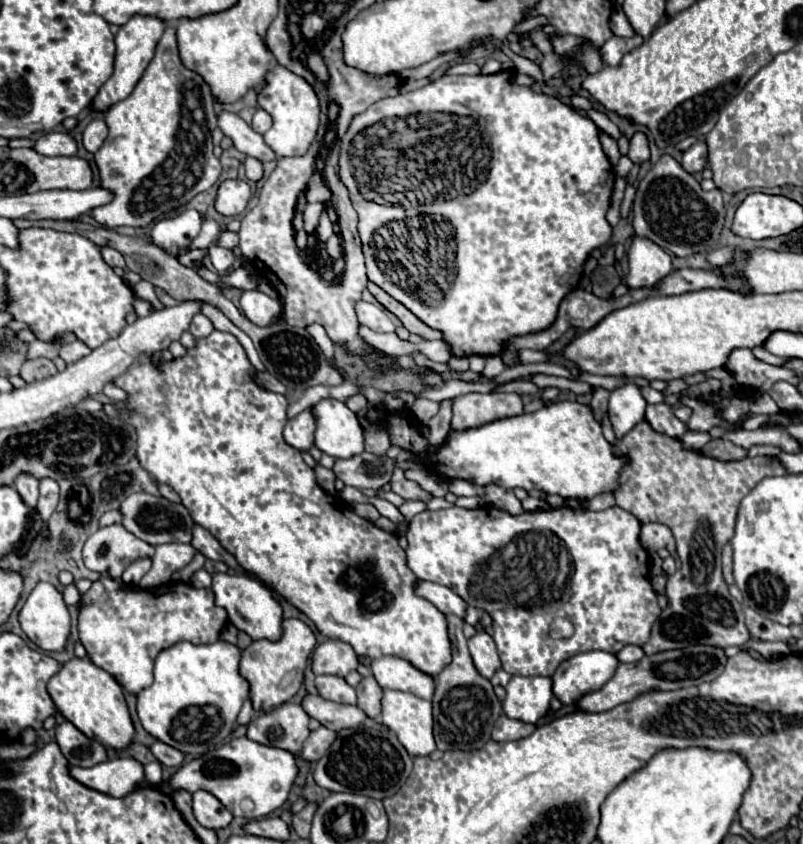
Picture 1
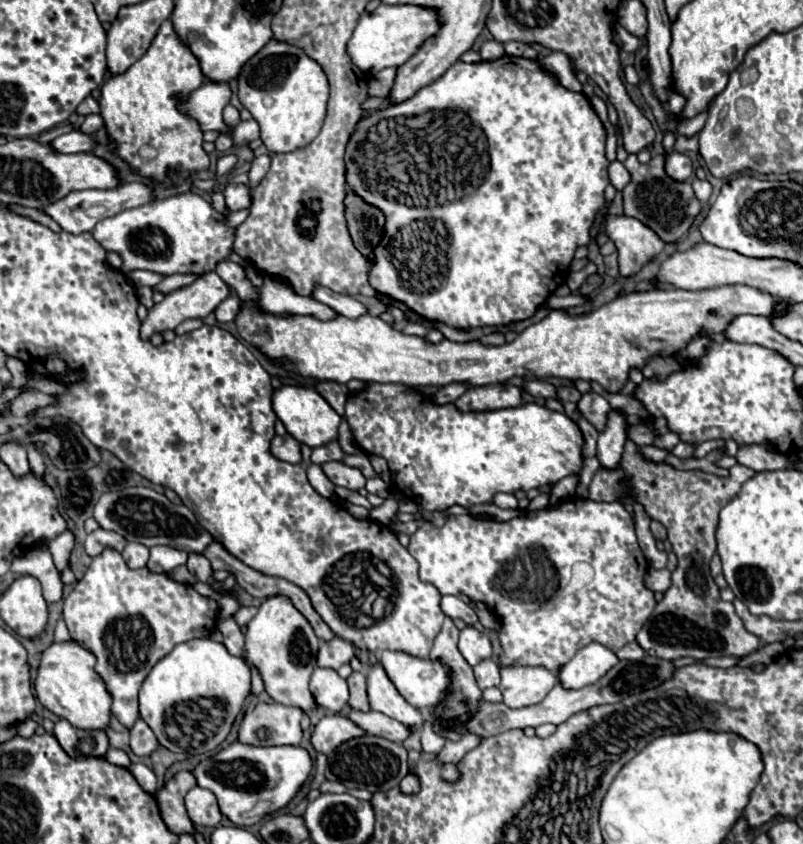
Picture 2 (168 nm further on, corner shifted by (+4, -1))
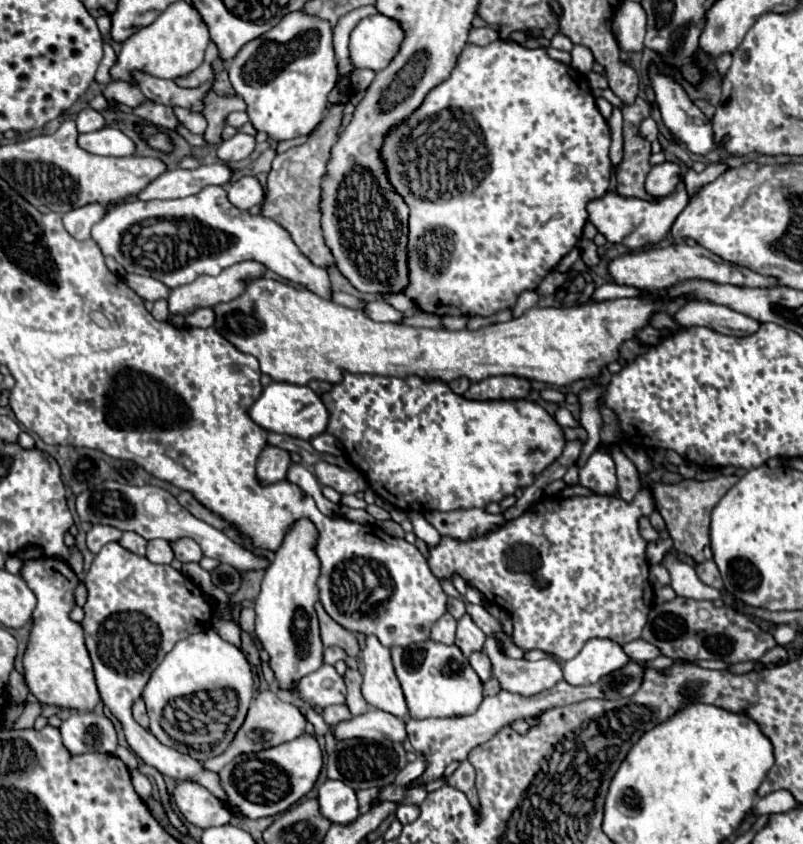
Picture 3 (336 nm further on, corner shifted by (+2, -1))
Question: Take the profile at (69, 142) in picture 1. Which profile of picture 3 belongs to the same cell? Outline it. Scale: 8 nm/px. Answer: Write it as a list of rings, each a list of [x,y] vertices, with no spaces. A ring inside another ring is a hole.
[[[104,127],[94,133],[84,133],[78,137],[78,145],[94,155],[110,157],[130,157],[136,151],[136,143],[116,127]]]

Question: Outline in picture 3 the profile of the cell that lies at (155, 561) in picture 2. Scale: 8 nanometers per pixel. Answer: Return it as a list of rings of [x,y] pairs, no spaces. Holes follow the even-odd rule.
[[[152,539],[146,545],[146,559],[162,565],[162,563],[170,563],[174,559],[174,553],[164,539]]]

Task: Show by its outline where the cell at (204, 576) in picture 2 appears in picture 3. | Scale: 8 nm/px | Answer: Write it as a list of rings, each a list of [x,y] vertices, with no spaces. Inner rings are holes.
[[[178,539],[178,543],[170,543],[170,547],[174,547],[174,557],[182,563],[198,563],[202,559],[202,551],[198,543],[194,543],[194,539]]]

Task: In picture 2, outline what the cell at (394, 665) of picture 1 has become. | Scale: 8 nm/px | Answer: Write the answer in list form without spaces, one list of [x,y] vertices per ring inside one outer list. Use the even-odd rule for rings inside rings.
[[[380,651],[378,661],[384,667],[388,679],[398,689],[398,693],[410,705],[420,707],[420,709],[434,709],[444,699],[446,687],[450,685],[450,677],[448,677],[448,671],[438,661],[418,659],[418,657],[412,657],[408,653],[400,653],[400,651]]]

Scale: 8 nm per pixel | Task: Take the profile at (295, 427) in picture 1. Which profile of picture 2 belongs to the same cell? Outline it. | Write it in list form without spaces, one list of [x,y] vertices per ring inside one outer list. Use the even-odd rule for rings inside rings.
[[[276,435],[272,439],[270,451],[276,459],[286,461],[286,463],[302,463],[302,453],[300,453],[300,443],[292,439],[292,435]]]

